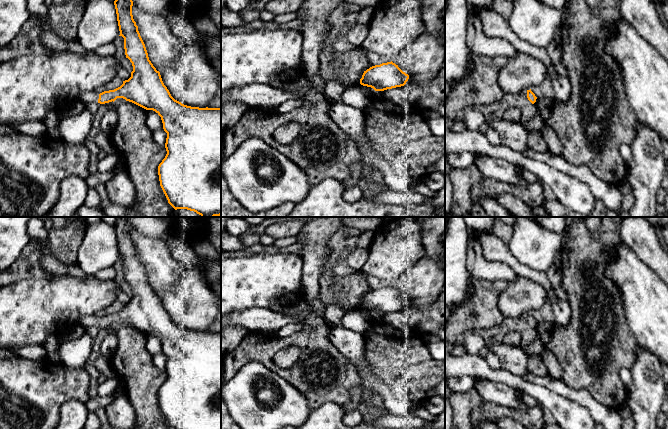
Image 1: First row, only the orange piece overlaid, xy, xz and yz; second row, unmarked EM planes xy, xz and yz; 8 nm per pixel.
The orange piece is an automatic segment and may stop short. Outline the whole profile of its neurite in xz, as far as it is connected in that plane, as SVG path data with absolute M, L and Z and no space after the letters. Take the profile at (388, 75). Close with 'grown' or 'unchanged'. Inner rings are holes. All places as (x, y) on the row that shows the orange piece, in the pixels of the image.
M391 61L372 66L364 71L360 84L371 87L375 91L384 91L404 86L408 79L409 75Z; unchanged

